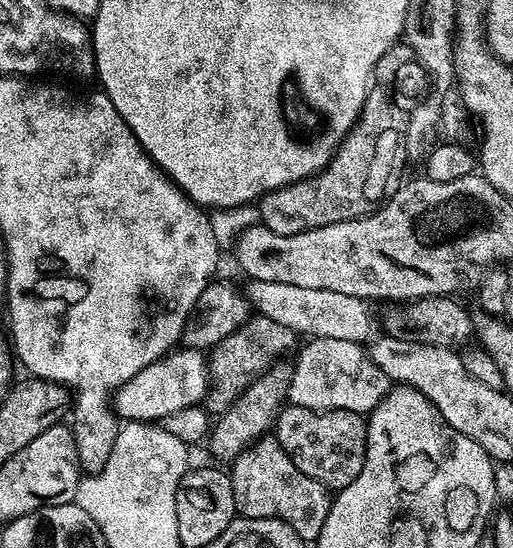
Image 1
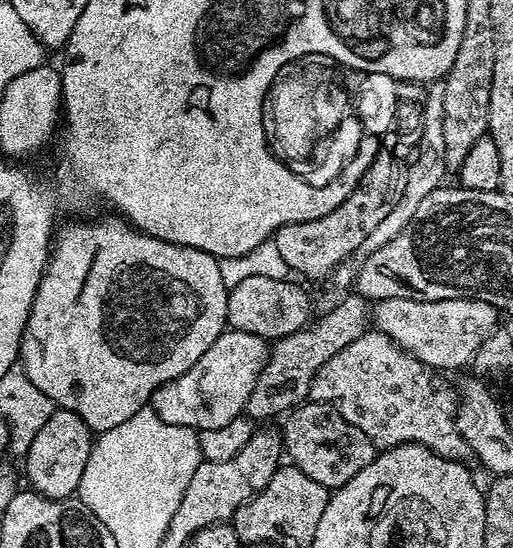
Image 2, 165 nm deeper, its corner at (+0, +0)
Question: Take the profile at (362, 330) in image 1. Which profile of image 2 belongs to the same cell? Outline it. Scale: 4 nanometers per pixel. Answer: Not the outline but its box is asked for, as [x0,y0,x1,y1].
[374,298,497,370]

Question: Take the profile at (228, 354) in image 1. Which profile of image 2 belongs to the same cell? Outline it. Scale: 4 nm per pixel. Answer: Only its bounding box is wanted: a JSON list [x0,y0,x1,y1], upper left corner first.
[244,294,369,422]

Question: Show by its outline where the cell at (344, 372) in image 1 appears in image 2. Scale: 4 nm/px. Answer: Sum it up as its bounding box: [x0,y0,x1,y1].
[308,330,468,461]

